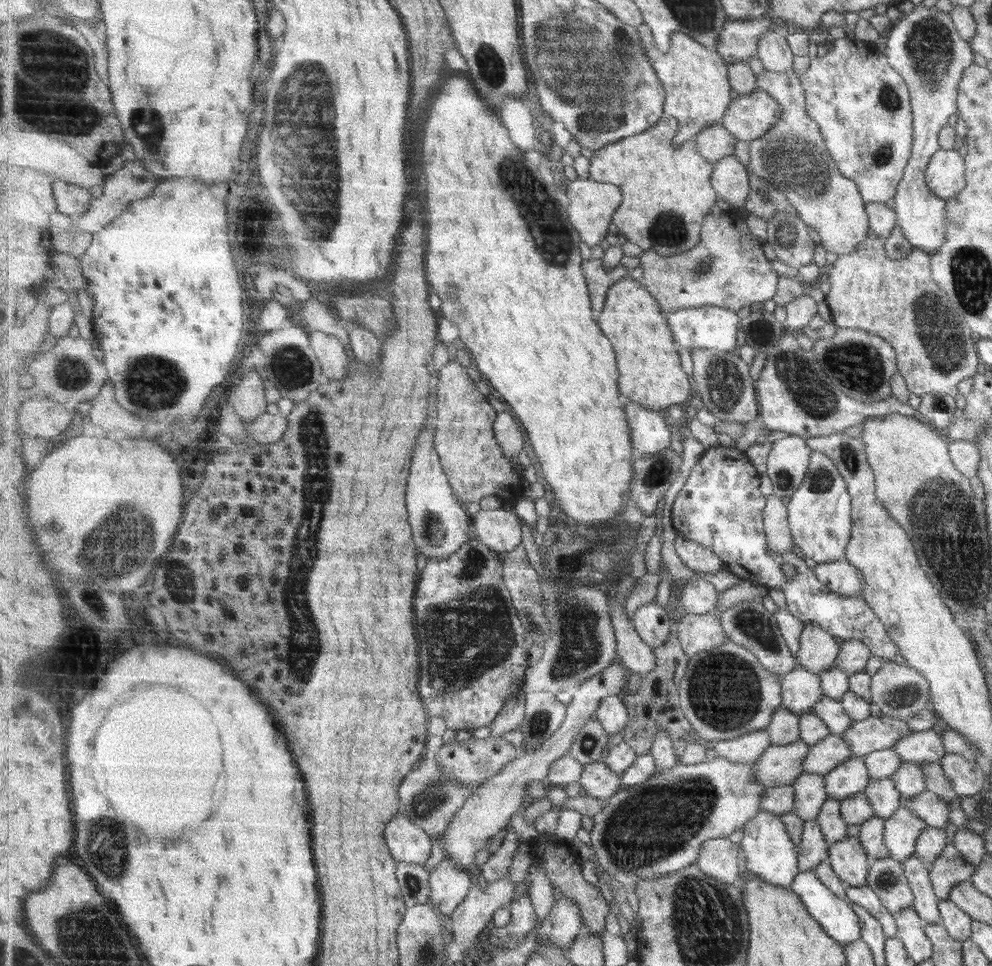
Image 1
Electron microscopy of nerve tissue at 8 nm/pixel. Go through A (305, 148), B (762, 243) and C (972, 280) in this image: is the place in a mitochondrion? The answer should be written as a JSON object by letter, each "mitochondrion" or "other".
{"A":"mitochondrion","B":"other","C":"mitochondrion"}

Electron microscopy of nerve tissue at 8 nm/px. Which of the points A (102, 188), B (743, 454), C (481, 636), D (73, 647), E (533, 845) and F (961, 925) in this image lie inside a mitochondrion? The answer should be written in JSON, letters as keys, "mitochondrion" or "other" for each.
{"A":"other","B":"other","C":"mitochondrion","D":"other","E":"other","F":"other"}

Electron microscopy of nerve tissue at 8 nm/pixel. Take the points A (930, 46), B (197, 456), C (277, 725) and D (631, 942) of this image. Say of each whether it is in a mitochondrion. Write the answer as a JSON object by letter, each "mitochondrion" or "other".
{"A":"mitochondrion","B":"other","C":"other","D":"other"}

